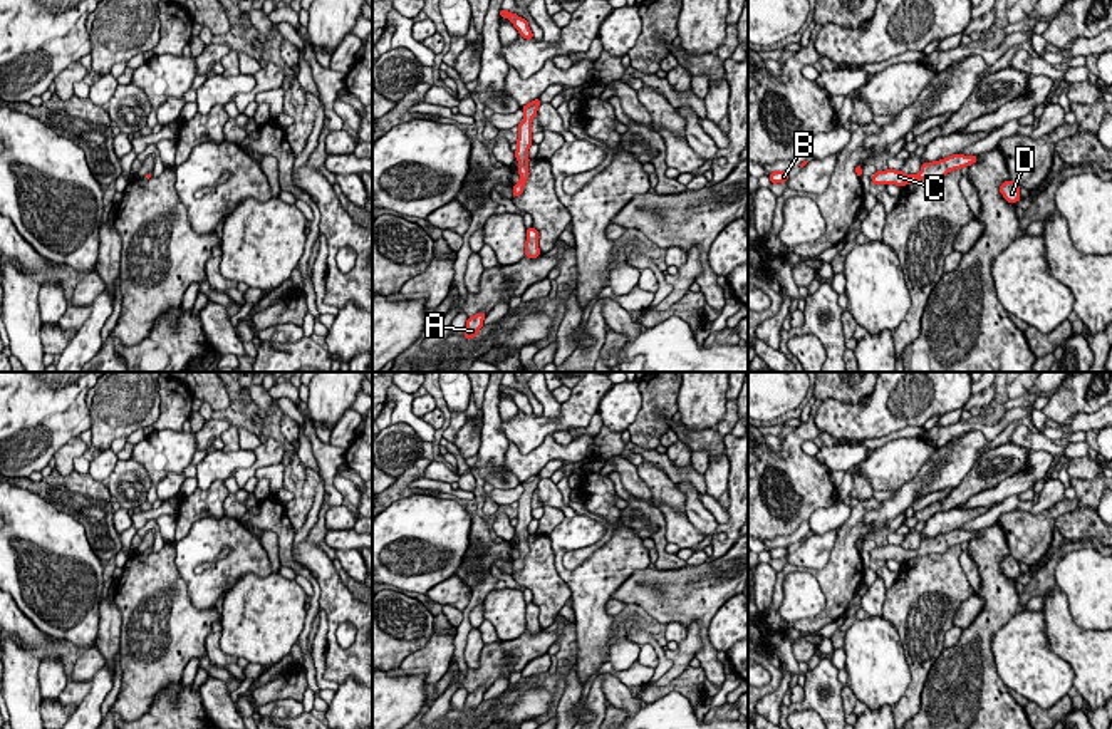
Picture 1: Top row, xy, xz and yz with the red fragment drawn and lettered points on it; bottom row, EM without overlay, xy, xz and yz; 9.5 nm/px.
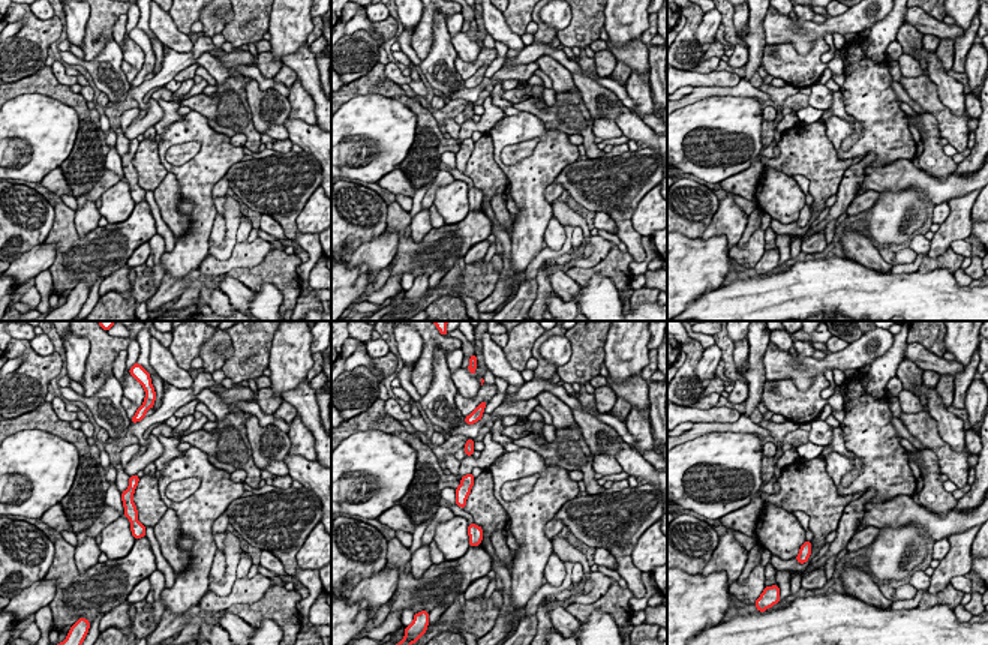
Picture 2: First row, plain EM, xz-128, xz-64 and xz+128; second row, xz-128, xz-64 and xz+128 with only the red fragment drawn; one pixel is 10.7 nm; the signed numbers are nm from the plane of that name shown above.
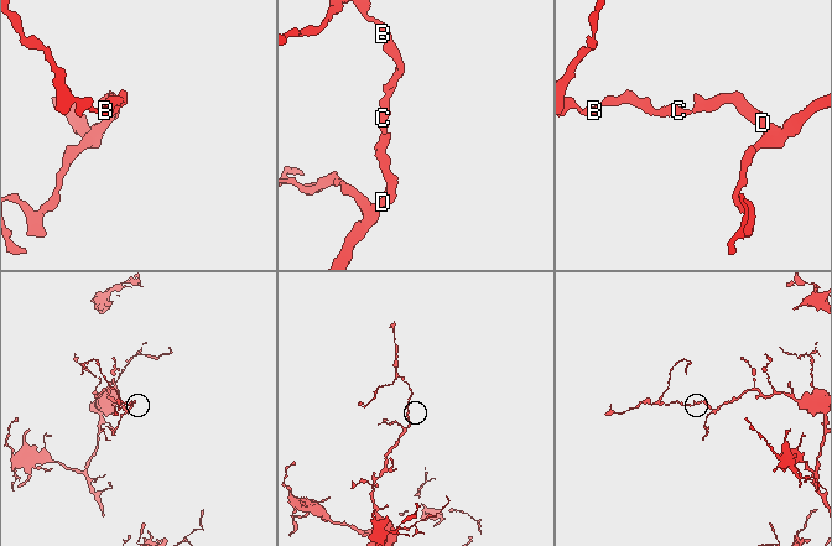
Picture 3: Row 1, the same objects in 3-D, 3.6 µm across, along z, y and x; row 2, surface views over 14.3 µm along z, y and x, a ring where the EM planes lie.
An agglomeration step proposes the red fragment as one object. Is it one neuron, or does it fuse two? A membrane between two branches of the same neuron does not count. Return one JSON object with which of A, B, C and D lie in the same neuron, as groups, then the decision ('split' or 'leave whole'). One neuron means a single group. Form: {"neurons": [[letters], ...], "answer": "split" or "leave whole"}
{"neurons": [["A", "B", "C", "D"]], "answer": "leave whole"}

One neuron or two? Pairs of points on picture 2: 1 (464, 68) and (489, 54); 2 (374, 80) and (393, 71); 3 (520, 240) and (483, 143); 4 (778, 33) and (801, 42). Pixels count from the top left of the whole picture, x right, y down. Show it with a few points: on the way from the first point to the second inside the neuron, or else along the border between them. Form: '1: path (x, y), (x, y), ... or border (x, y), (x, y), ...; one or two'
1: path (470, 68), (483, 59); one
2: border (384, 65), (384, 74), (401, 86); two
3: border (494, 152), (494, 161), (504, 173), (508, 185); two
4: path (784, 33), (795, 36); one

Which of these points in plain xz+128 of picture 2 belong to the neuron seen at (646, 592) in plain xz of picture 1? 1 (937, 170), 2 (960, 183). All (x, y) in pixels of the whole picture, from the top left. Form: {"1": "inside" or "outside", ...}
{"1": "outside", "2": "inside"}

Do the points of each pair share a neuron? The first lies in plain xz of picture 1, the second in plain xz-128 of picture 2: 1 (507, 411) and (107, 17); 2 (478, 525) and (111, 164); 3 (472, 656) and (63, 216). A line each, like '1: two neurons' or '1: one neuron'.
1: two neurons
2: two neurons
3: two neurons

